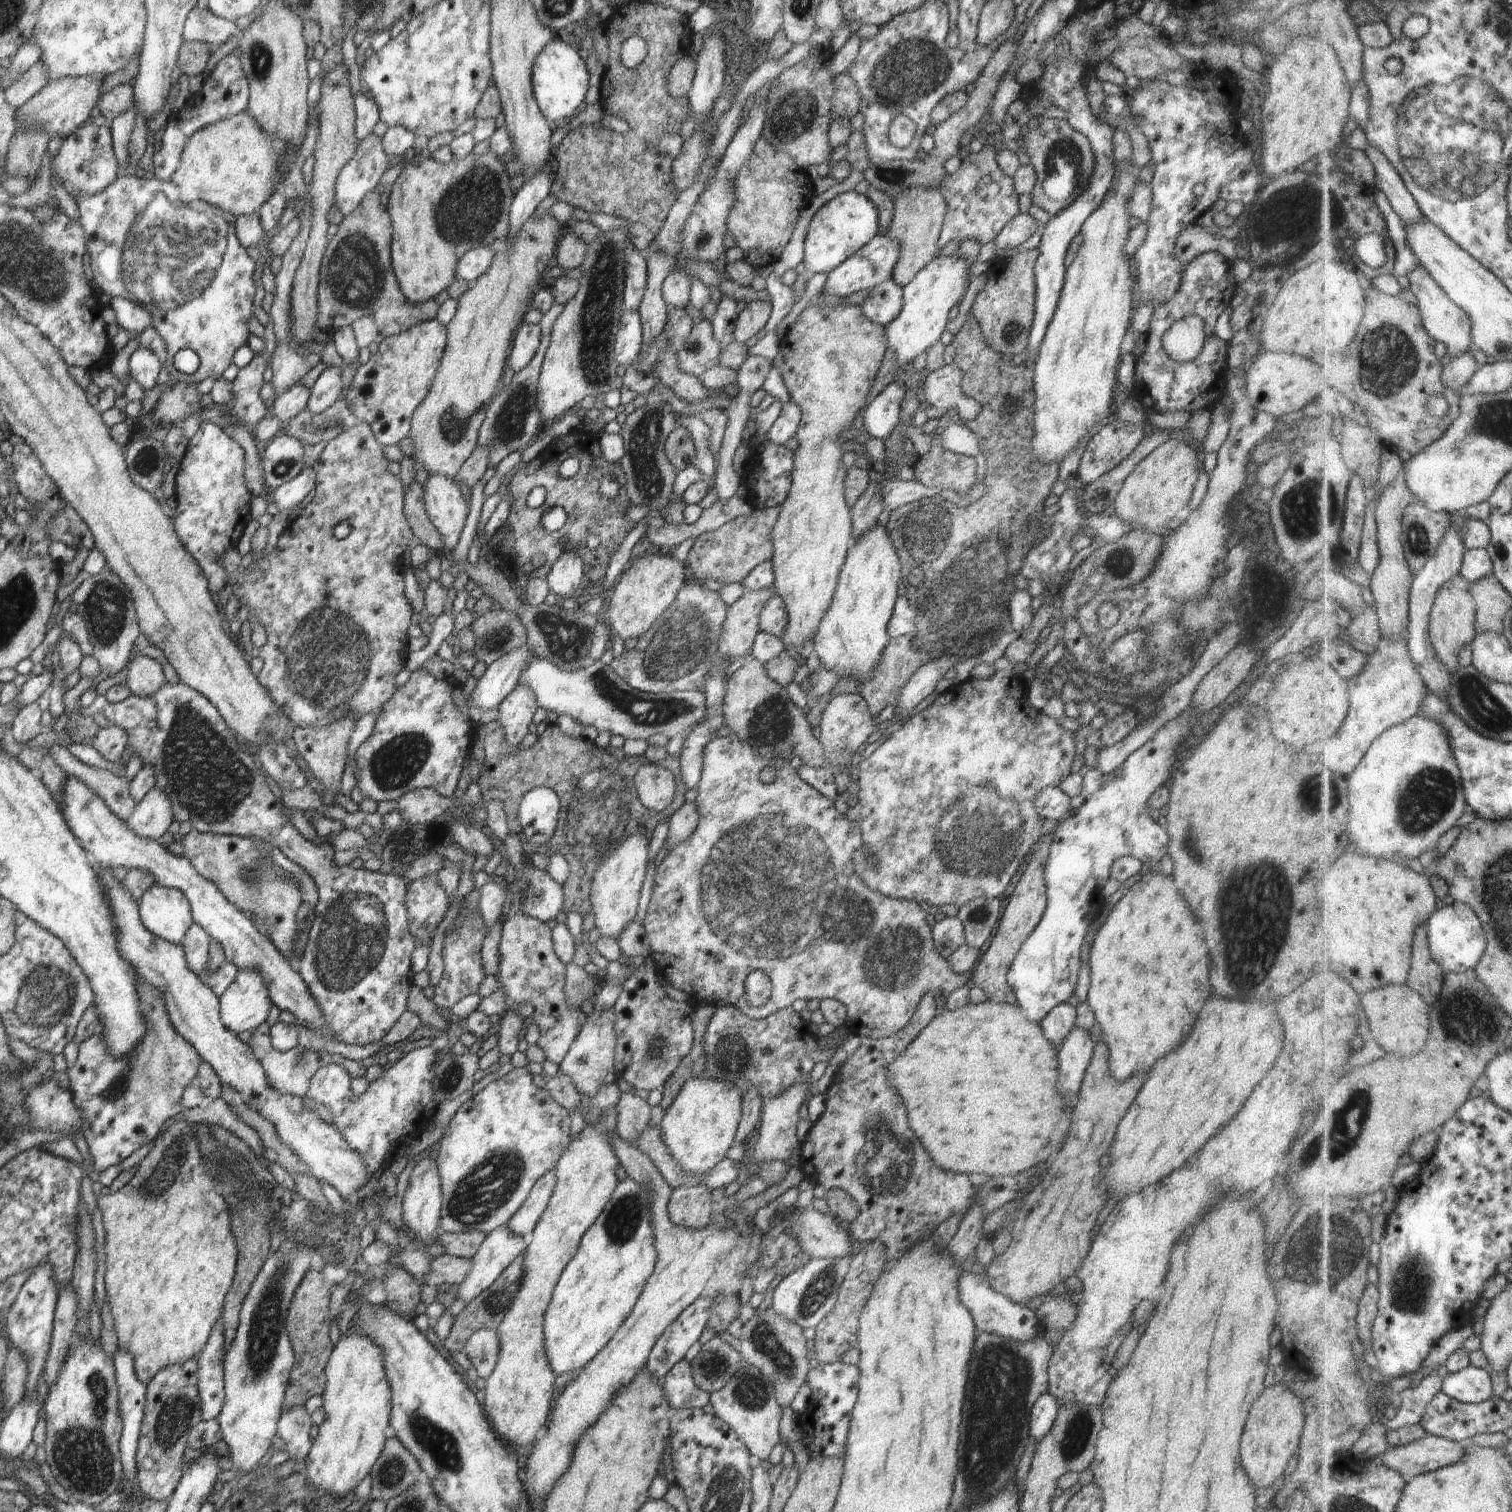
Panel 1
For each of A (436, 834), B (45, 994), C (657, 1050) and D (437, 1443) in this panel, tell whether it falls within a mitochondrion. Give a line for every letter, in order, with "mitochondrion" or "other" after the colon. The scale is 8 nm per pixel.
A: other
B: mitochondrion
C: mitochondrion
D: mitochondrion

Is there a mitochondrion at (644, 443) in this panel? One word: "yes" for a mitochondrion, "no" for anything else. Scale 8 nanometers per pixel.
yes

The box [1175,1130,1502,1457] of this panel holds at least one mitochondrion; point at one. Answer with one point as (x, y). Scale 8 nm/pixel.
(1330, 1242)

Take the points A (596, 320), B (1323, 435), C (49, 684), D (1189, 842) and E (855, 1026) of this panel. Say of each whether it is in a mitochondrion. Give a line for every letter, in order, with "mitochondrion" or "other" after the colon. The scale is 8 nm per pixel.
A: mitochondrion
B: other
C: other
D: mitochondrion
E: other

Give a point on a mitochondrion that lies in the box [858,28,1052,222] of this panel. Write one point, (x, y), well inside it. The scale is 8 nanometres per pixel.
(902, 74)

